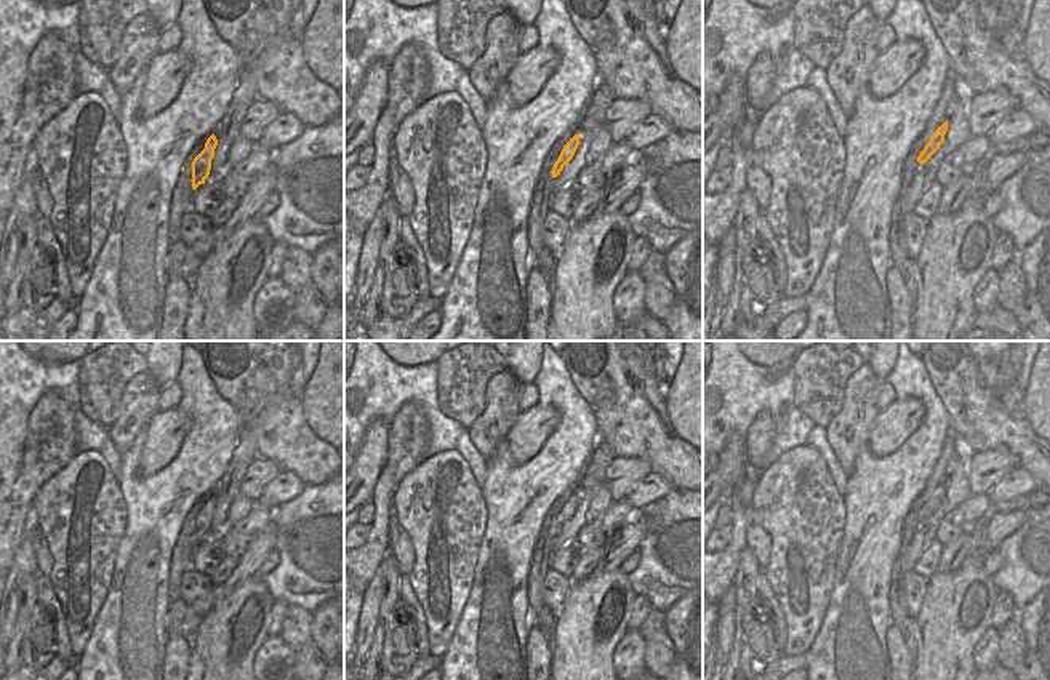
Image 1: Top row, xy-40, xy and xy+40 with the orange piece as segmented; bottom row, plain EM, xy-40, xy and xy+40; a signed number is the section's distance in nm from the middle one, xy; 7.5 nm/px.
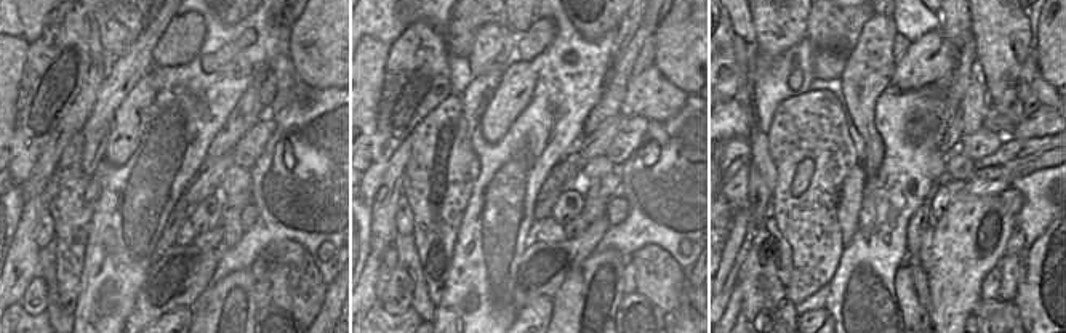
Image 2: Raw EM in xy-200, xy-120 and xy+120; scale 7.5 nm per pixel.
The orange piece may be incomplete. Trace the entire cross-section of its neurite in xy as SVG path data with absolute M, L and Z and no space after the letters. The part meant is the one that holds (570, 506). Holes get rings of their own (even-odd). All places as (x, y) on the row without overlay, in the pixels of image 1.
M579 491L575 493L562 507L554 526L552 526L552 536L557 536L563 525L573 517L576 507L579 504Z

